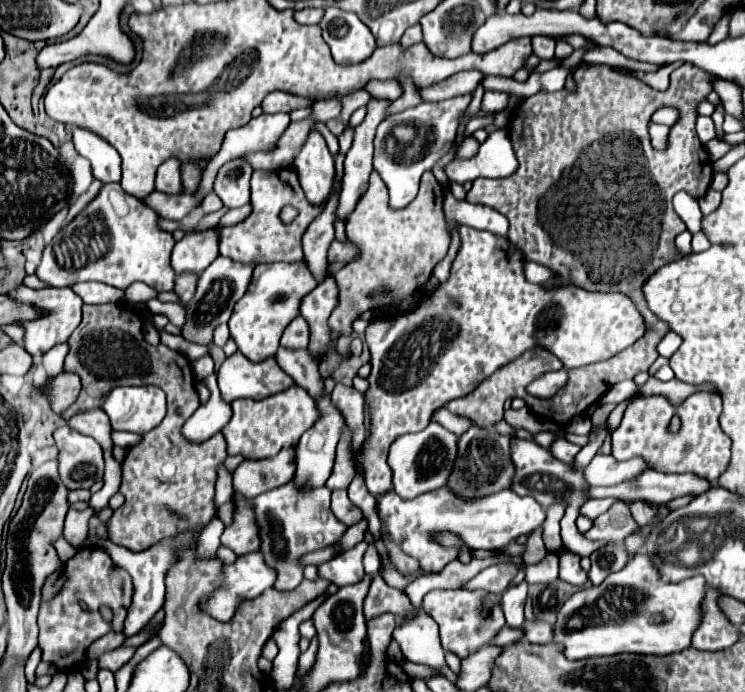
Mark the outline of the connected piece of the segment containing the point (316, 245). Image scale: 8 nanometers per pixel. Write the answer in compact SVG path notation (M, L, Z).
M339 193L332 195L323 215L319 215L305 231L302 239L303 252L309 271L321 283L327 275L327 249L335 239L335 211L339 202Z

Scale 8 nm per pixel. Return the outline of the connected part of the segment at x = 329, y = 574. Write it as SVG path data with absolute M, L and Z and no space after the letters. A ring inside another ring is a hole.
M361 541L357 543L353 549L333 557L331 561L325 561L323 565L319 565L319 575L329 579L331 583L343 587L343 585L355 585L359 581L363 581L365 571L363 571L363 555L367 551L367 543Z

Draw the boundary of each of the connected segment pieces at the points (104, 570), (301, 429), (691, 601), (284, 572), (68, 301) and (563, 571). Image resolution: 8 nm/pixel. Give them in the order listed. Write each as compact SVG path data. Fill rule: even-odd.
M99 547L81 549L73 559L65 563L65 573L69 581L61 593L49 602L41 602L39 611L39 649L43 653L43 661L55 665L59 671L77 669L79 665L75 663L85 661L85 651L95 639L107 635L109 631L119 633L123 629L123 621L133 595L129 573L121 567L113 567L111 557ZM103 605L111 609L111 621L101 617Z
M291 385L277 395L265 397L261 401L255 399L235 399L231 403L233 417L223 427L223 435L227 441L229 455L243 455L245 459L265 459L277 455L283 447L295 447L301 435L313 427L313 423L321 417L313 397L299 385Z
M639 553L599 587L581 589L563 603L553 625L553 643L563 645L563 655L569 661L617 653L677 653L689 647L691 633L699 625L703 595L705 579L701 575L679 583L665 583L651 561Z
M281 563L277 567L277 581L275 581L275 589L281 591L293 591L303 577L303 567L299 563Z
M25 285L15 287L9 297L17 299L19 303L33 303L33 307L41 309L43 315L29 321L29 323L15 323L19 327L25 329L25 337L23 337L23 349L27 353L33 355L33 359L41 359L41 355L45 355L53 345L63 343L71 337L71 333L77 329L77 325L81 323L81 297L71 289L53 289L53 287L45 287L45 289L29 289Z
M563 551L559 555L559 579L571 583L571 585L583 585L587 581L587 573L579 565L579 555L571 551Z

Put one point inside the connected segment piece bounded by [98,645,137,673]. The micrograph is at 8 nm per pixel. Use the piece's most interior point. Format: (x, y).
(114, 660)

